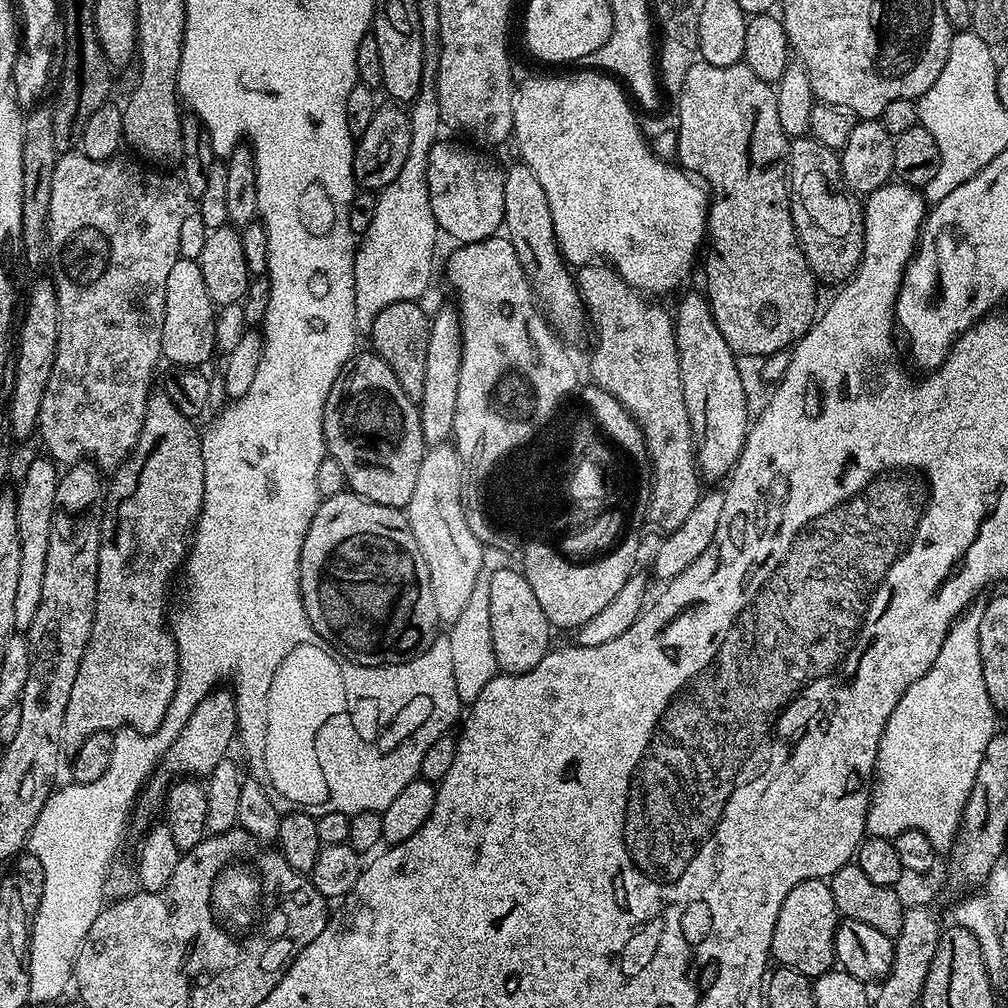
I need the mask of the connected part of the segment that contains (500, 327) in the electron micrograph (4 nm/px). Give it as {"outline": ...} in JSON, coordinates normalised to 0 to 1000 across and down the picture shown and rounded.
{"outline":[[[493,232],[475,238],[469,242],[456,242],[453,250],[444,258],[444,278],[448,281],[448,286],[452,289],[451,305],[456,312],[456,326],[458,327],[458,367],[454,371],[454,403],[450,407],[450,423],[448,424],[447,436],[452,442],[452,449],[456,458],[462,458],[463,464],[469,470],[480,468],[485,460],[497,453],[501,445],[505,444],[508,448],[508,440],[520,436],[524,429],[535,421],[544,408],[550,407],[557,401],[557,391],[561,387],[570,390],[573,383],[571,382],[571,361],[567,358],[565,350],[560,346],[561,338],[548,328],[547,321],[540,316],[540,311],[536,309],[531,294],[528,293],[528,281],[524,279],[524,273],[518,268],[518,260],[514,260],[514,252],[510,244],[506,241],[503,233]]]}

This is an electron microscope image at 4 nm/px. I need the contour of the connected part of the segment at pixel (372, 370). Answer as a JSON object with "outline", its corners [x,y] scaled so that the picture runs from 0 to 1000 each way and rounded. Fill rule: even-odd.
{"outline":[[[354,348],[339,363],[323,395],[321,443],[339,462],[342,481],[348,487],[379,502],[404,505],[423,447],[417,407],[373,349]]]}

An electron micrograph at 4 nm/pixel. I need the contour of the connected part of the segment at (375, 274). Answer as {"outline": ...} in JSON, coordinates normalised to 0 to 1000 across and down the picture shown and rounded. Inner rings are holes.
{"outline":[[[422,151],[403,153],[395,177],[376,188],[371,220],[356,235],[351,256],[351,315],[354,326],[368,326],[371,315],[391,300],[416,299],[429,278],[429,257],[433,254],[435,227],[427,208],[425,155]]]}

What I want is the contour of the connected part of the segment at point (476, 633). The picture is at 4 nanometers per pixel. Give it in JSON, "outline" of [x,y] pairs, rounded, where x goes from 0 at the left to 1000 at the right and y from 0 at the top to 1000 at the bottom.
{"outline":[[[477,573],[466,588],[458,609],[443,624],[446,637],[446,650],[450,660],[450,681],[454,681],[457,699],[467,700],[478,688],[478,681],[494,670],[490,653],[490,633],[486,633],[486,581],[483,574]]]}

